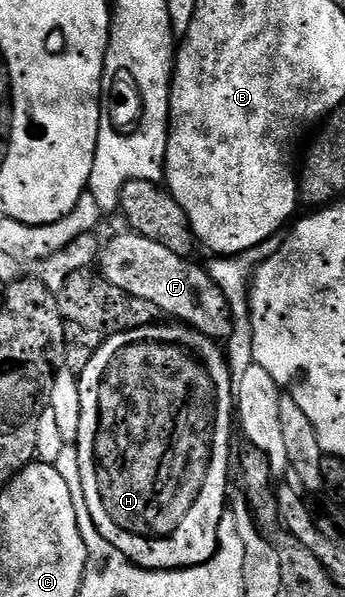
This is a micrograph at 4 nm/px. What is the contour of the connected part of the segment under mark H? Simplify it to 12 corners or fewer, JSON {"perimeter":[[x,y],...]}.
{"perimeter":[[177,322],[79,373],[83,503],[150,570],[206,564],[235,381]]}

